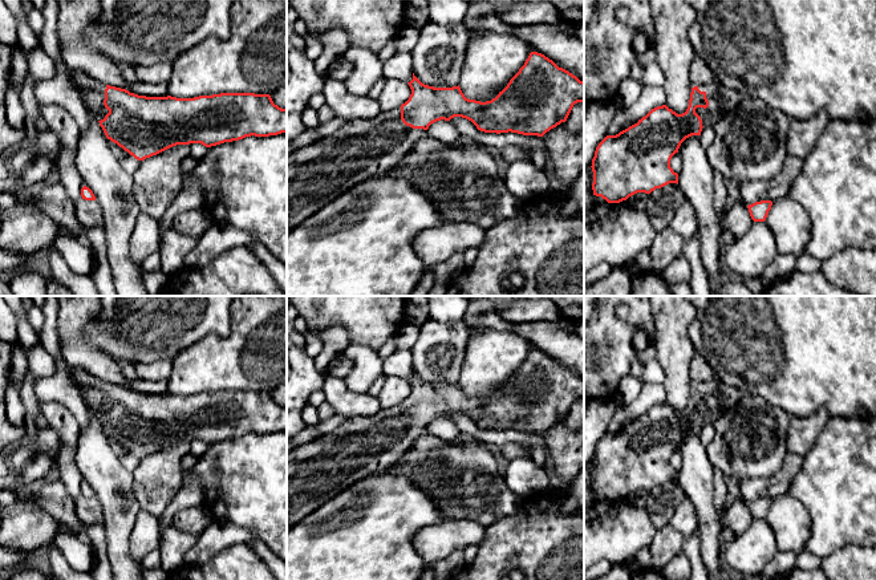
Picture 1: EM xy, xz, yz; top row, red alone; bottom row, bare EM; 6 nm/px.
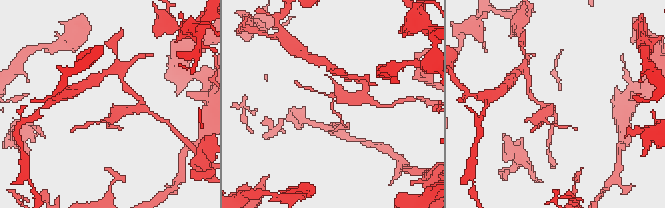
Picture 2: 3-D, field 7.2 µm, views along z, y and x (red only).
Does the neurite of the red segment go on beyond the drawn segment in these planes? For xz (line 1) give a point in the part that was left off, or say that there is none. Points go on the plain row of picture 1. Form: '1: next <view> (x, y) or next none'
1: next xz (316, 471)

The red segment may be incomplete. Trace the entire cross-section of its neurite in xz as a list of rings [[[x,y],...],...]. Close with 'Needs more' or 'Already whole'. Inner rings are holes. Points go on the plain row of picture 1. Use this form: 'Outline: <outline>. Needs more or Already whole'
Outline: [[[531,349],[524,362],[510,377],[507,384],[495,396],[486,399],[466,396],[459,382],[453,385],[425,382],[414,370],[413,377],[407,381],[411,392],[401,403],[389,409],[381,409],[373,417],[345,419],[333,433],[321,435],[287,453],[287,520],[291,526],[299,523],[360,479],[388,471],[409,449],[413,439],[425,433],[429,423],[437,418],[450,418],[454,414],[462,414],[471,418],[478,427],[484,430],[499,431],[511,429],[543,434],[547,429],[567,418],[575,401],[584,399],[584,380],[538,349]]]. Needs more

